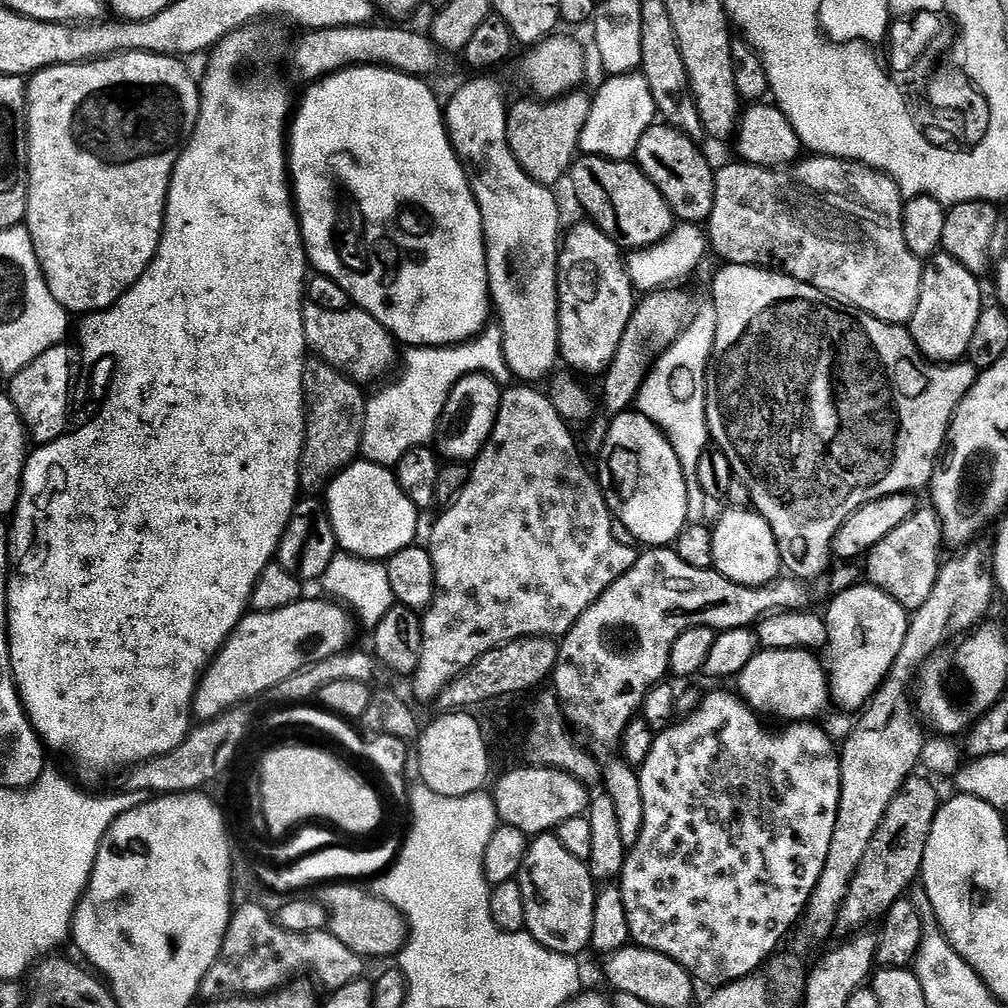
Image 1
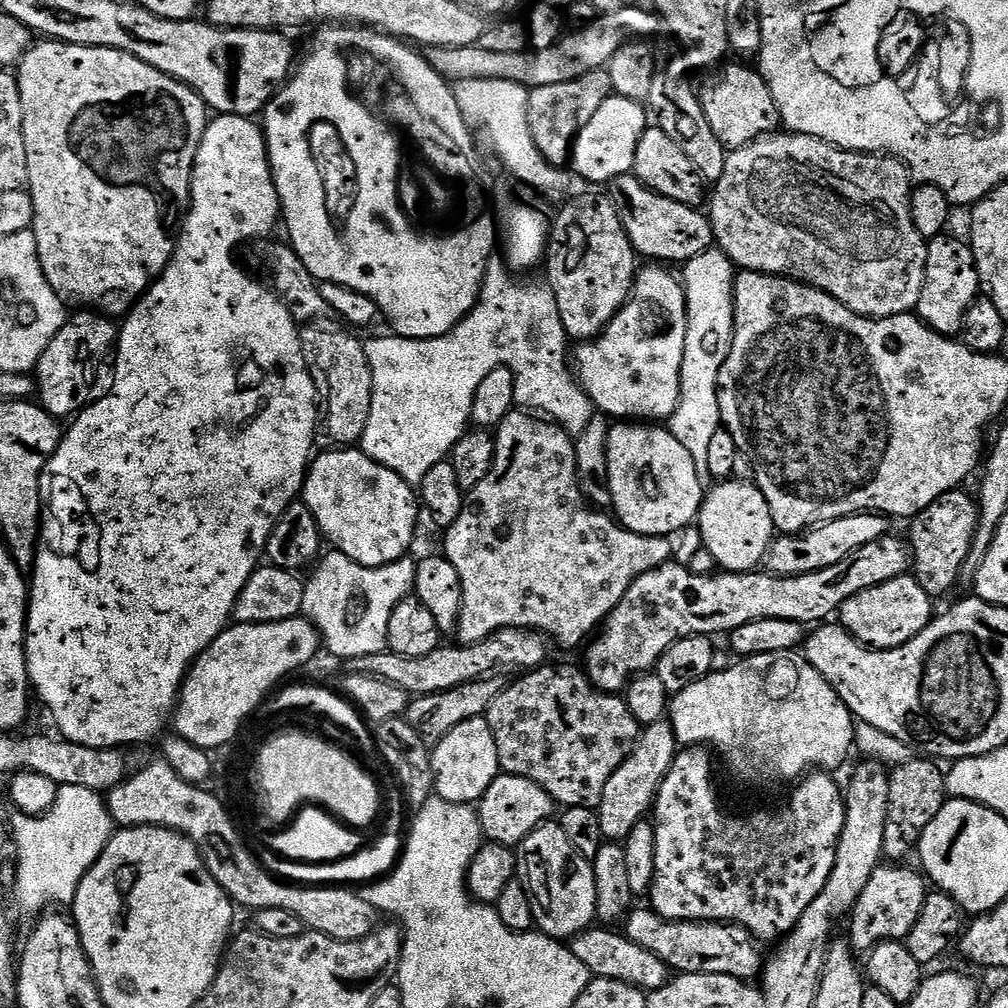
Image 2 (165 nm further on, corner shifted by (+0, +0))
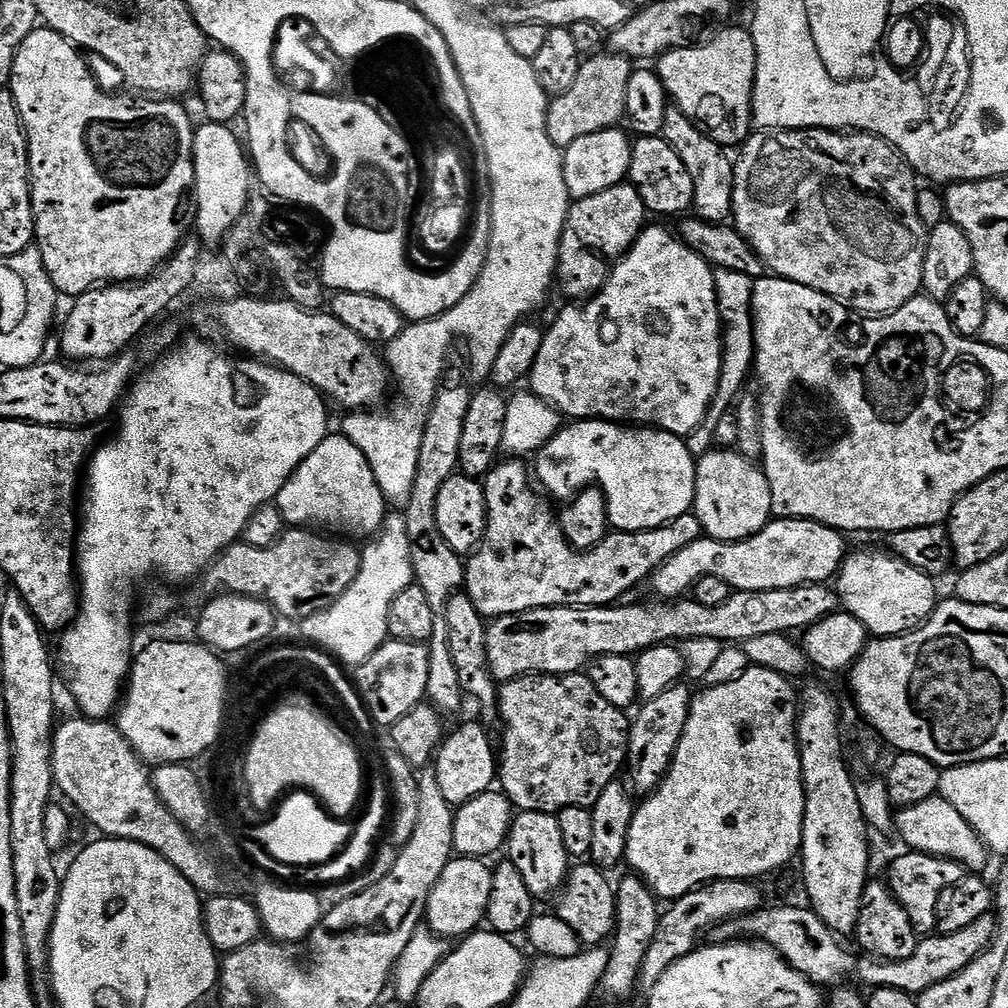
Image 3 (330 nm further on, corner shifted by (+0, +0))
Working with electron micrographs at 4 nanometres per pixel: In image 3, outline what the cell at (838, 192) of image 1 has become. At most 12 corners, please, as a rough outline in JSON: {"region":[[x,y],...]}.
{"region":[[760,130],[730,220],[868,318],[921,295],[918,177],[881,136]]}

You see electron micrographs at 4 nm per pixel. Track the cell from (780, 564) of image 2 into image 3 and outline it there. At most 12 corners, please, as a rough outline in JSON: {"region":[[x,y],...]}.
{"region":[[776,518],[748,540],[701,538],[652,573],[660,598],[702,578],[737,592],[821,584],[845,537]]}

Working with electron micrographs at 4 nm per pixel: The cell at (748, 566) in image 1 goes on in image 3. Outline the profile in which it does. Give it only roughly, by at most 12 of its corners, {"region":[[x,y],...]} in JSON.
{"region":[[738,450],[696,462],[694,515],[736,544],[773,519],[763,467]]}

